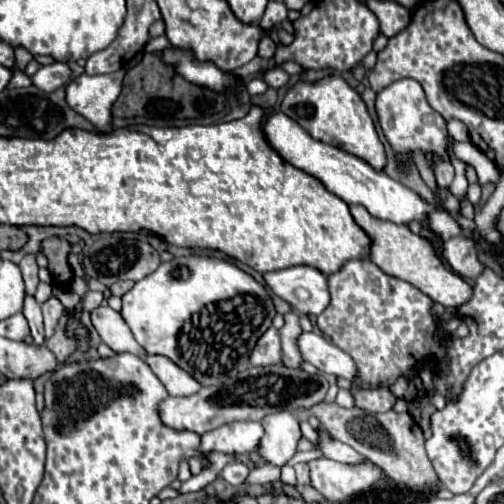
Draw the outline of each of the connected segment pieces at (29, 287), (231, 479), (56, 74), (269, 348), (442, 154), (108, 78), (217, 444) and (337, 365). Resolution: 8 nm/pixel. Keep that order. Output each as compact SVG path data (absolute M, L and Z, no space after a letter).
M27 254L27 256L19 262L19 268L21 268L21 272L23 272L23 280L25 280L25 290L27 290L27 294L35 294L35 288L37 288L37 284L39 284L35 254Z
M231 462L231 464L227 464L227 466L223 468L221 478L223 478L225 482L233 484L233 486L241 486L245 483L249 472L251 472L251 468L249 468L247 464L243 464L243 462Z
M55 62L51 66L41 66L37 70L37 74L33 76L33 84L45 92L53 92L53 90L65 86L69 80L71 80L71 72L69 72L67 64L63 64L63 62Z
M269 328L257 342L255 350L251 352L253 366L273 366L281 362L281 338L277 328Z
M403 78L393 82L391 86L387 86L385 90L381 90L377 94L377 116L379 116L379 124L385 132L385 138L389 140L389 144L393 146L393 150L397 154L405 154L405 152L433 152L437 158L449 158L445 148L449 142L449 134L445 128L445 120L441 114L437 114L423 92L423 86L413 80L413 78Z
M125 70L109 74L81 74L67 84L69 106L93 122L99 130L111 128L111 106L121 92Z
M231 422L213 432L203 434L199 450L201 452L217 450L225 454L249 456L257 452L261 434L265 434L261 422Z
M303 332L299 336L299 350L303 358L323 374L333 374L351 382L357 378L357 366L353 358L315 332Z

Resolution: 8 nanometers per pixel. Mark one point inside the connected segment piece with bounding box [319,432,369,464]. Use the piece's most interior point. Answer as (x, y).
(334, 450)

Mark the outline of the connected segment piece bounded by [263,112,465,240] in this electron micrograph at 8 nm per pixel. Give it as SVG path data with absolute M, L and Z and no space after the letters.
M283 112L273 114L263 124L263 132L267 136L267 142L281 154L283 160L287 160L289 164L293 164L293 166L309 172L317 180L321 180L323 186L329 192L333 192L335 196L339 196L343 202L361 204L375 218L389 220L389 222L395 222L395 224L409 224L413 220L425 222L427 228L441 240L449 240L449 238L455 238L455 236L465 236L461 224L447 210L439 208L437 204L427 202L415 190L411 190L411 188L403 186L401 182L389 178L385 172L377 172L365 160L361 160L361 158L357 158L349 152L343 152L343 150L339 150L331 144L313 140L295 120L291 120Z

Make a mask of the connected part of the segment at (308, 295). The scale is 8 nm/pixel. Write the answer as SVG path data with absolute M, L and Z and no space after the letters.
M291 266L265 274L267 286L303 314L319 316L329 306L329 286L321 270Z

